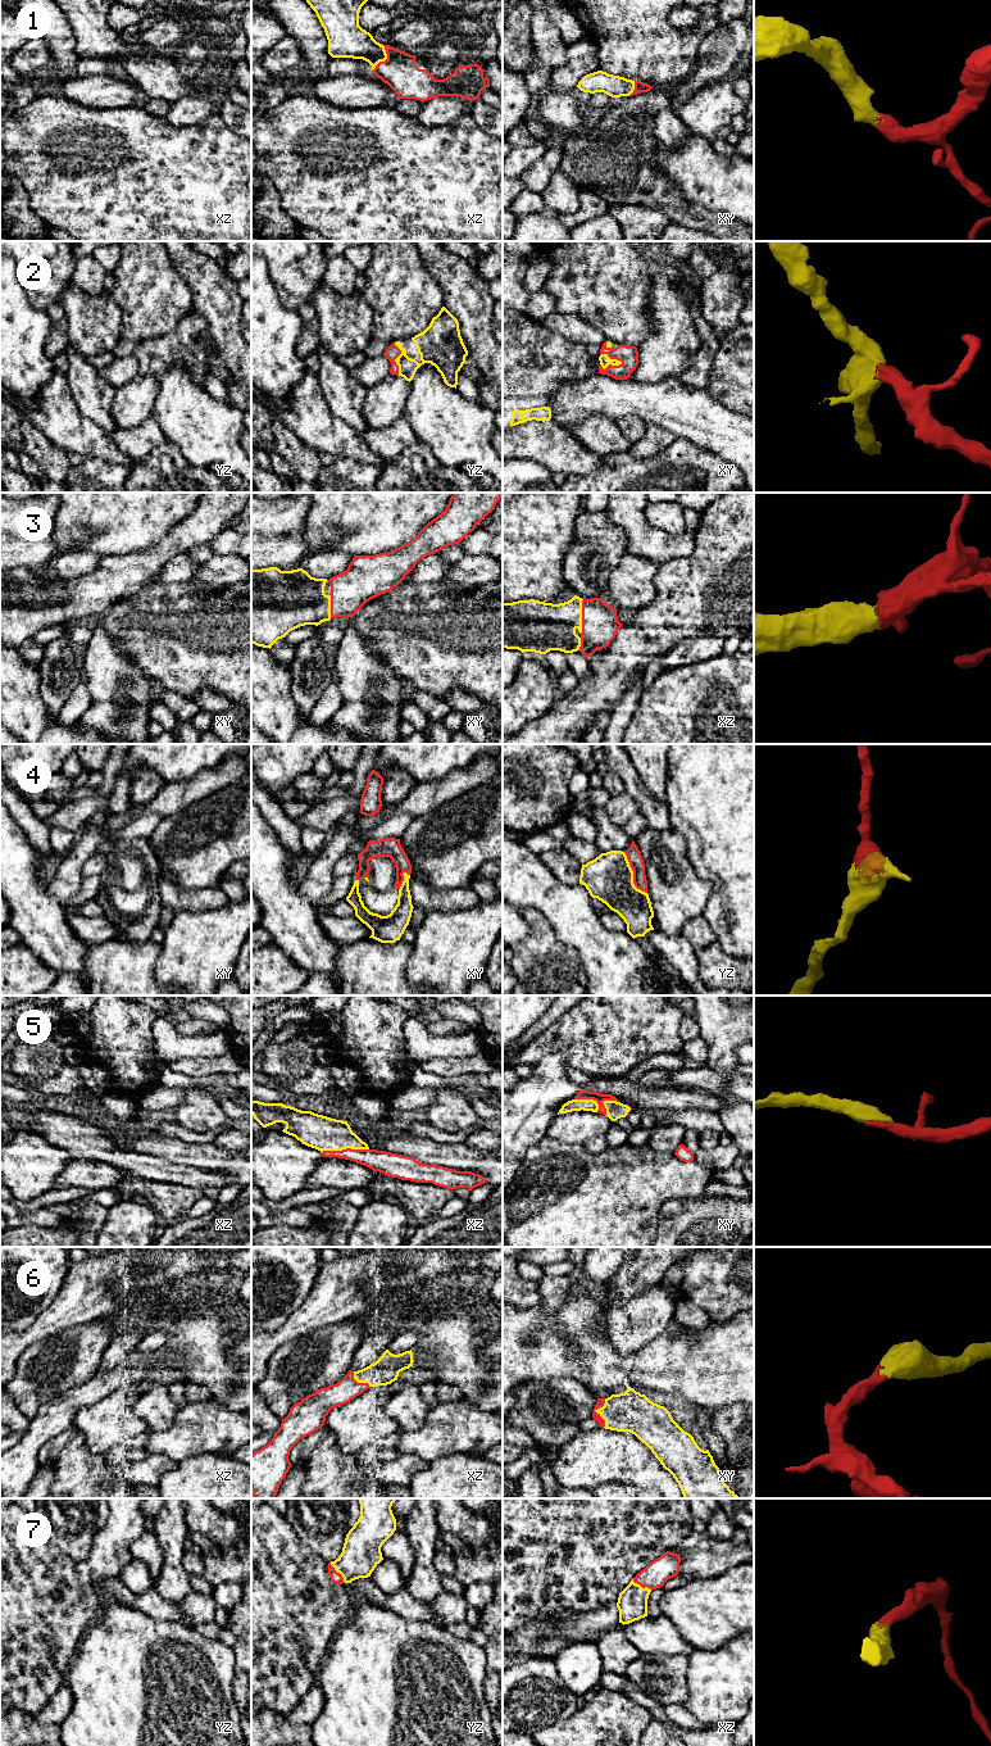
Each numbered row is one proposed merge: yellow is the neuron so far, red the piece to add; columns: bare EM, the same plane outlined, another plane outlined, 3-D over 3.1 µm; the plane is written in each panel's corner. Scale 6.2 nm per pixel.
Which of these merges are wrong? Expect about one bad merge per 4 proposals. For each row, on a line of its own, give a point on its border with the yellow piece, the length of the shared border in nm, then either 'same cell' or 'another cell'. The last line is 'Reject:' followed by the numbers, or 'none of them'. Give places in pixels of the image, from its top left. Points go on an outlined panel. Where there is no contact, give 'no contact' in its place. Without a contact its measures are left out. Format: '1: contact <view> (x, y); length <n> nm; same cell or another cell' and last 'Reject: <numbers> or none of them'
1: contact xz (385, 59); length 190 nm; same cell
2: contact xy (612, 359); length 160 nm; same cell
3: contact xz (581, 616); length 220 nm; same cell
4: contact yz (632, 875); length 300 nm; same cell
5: contact xz (345, 1148); length 300 nm; same cell
6: contact xy (596, 1411); length 180 nm; same cell
7: contact yz (339, 1572); length 160 nm; same cell
Reject: none of them

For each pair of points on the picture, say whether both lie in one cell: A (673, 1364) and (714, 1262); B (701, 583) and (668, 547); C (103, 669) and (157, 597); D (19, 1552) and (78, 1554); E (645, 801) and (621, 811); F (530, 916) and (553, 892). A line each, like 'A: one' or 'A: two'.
A: two
B: two
C: two
D: two
E: two
F: two

